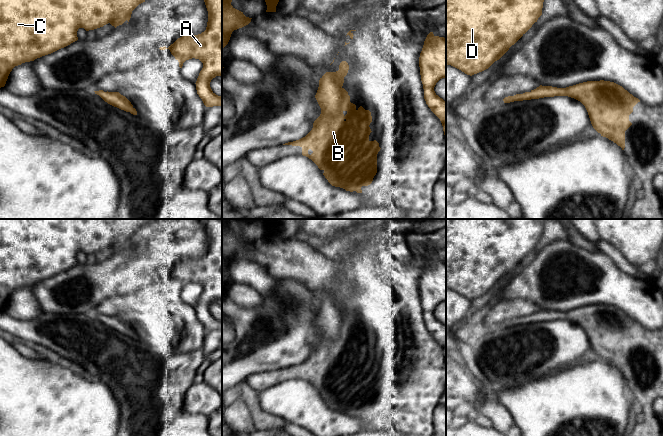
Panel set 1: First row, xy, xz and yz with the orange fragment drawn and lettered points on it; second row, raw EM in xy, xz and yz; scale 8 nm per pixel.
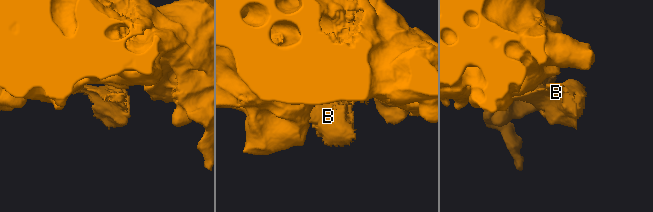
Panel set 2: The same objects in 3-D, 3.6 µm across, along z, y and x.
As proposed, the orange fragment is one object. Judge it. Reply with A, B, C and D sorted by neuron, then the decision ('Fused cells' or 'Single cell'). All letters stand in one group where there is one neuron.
Groups: A C D / B. Fused cells

